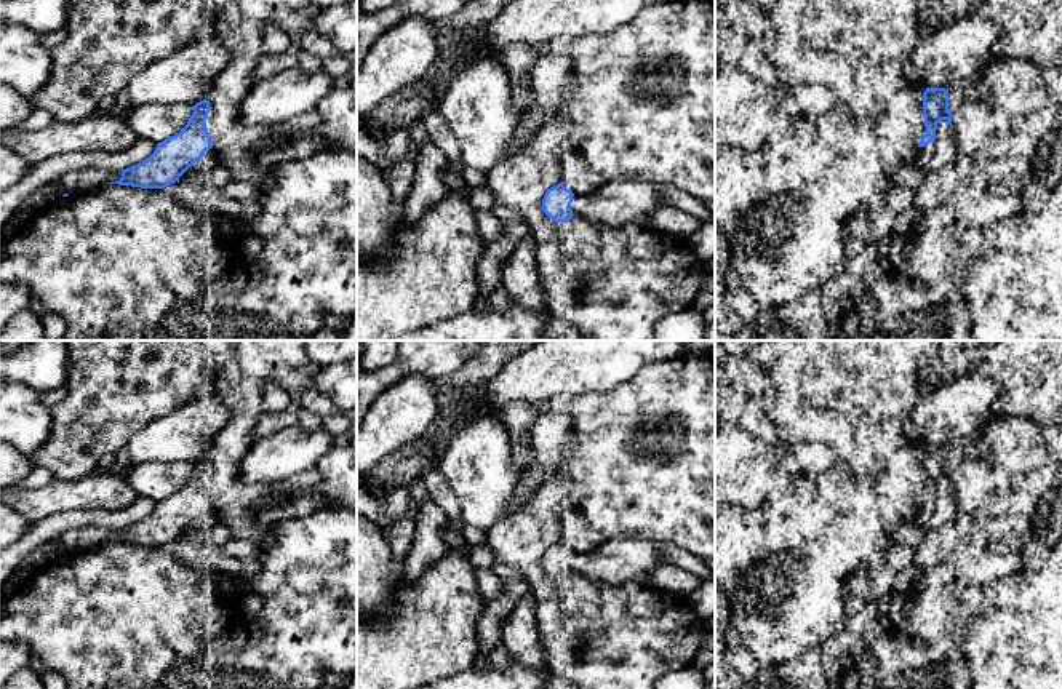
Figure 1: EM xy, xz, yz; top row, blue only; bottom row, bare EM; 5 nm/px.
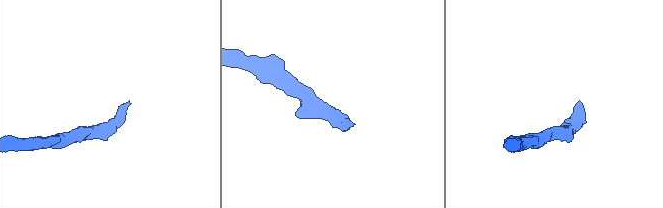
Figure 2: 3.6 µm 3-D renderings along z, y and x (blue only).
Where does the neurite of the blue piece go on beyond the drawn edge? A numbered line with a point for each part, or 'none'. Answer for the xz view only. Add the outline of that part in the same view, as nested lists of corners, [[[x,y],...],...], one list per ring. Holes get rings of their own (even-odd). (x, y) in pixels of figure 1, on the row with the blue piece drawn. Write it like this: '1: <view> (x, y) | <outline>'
1: xz (629, 202) | [[[648,177],[613,179],[597,190],[574,197],[571,203],[573,214],[581,219],[601,222],[613,229],[621,227],[649,227],[649,217],[654,211],[669,206],[659,193],[661,184]]]

